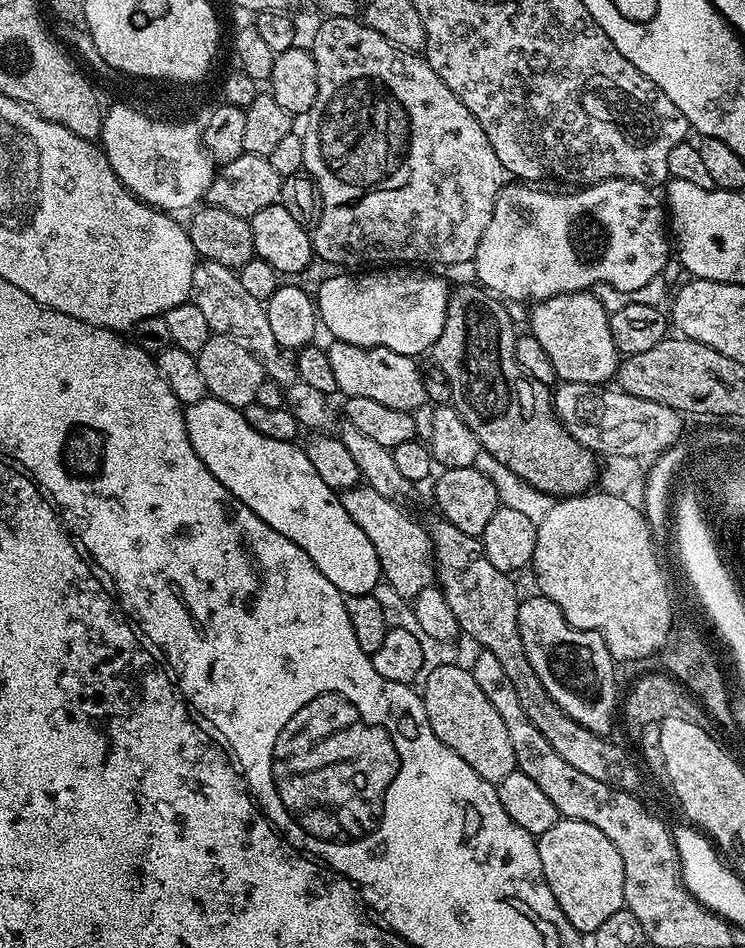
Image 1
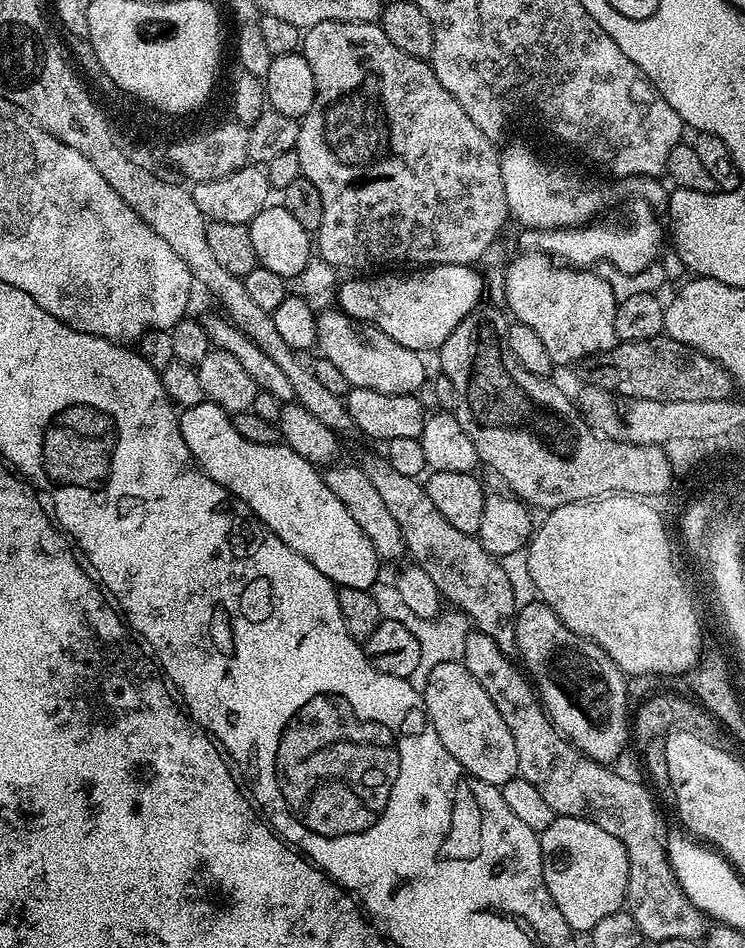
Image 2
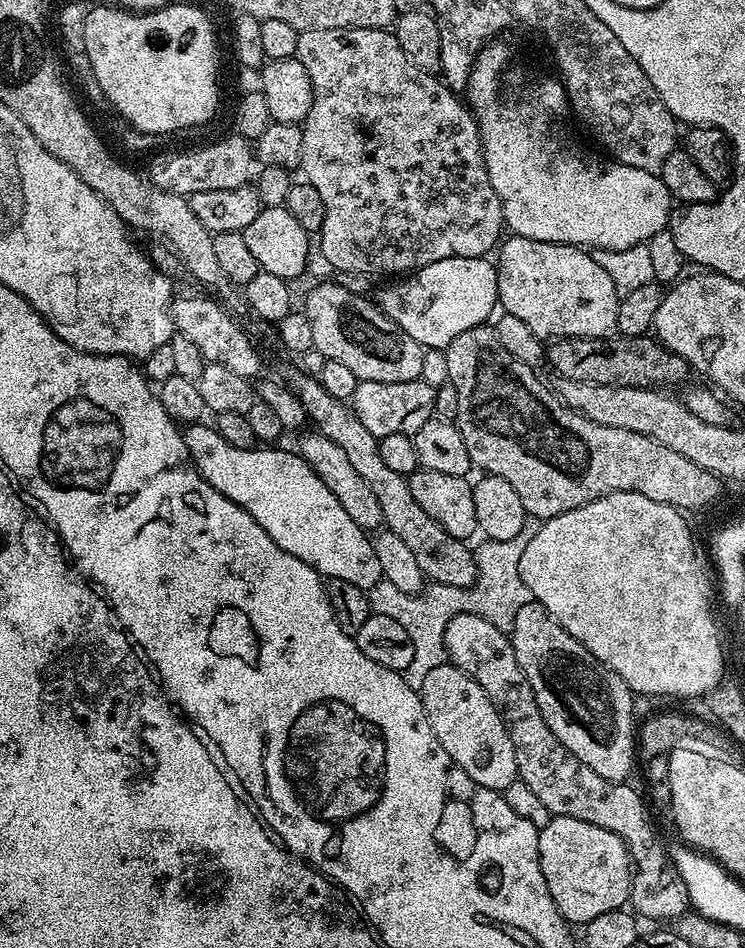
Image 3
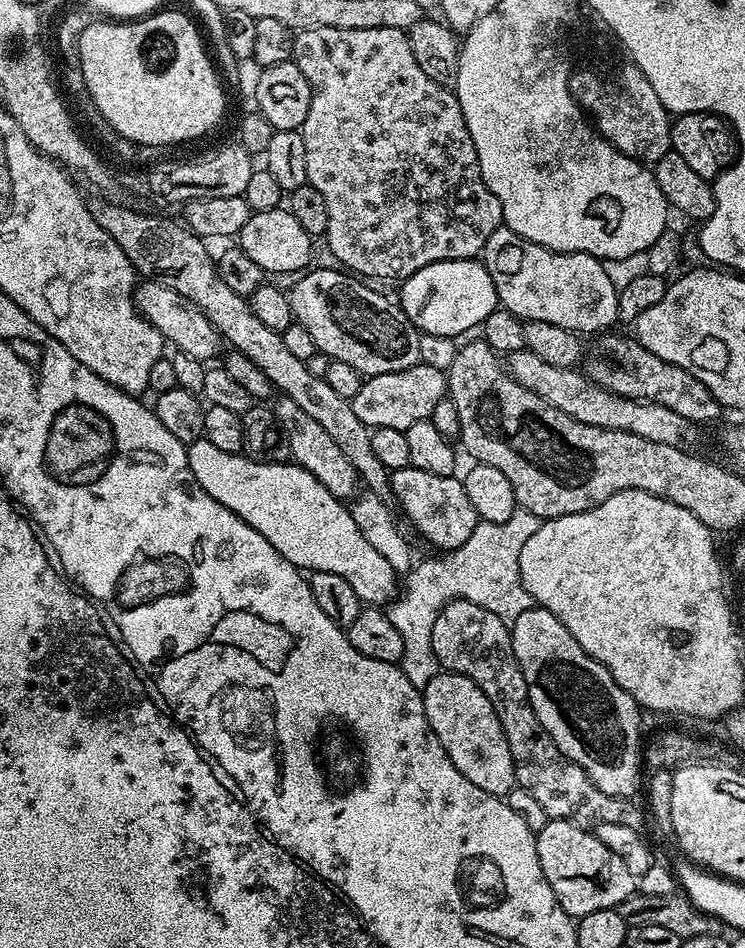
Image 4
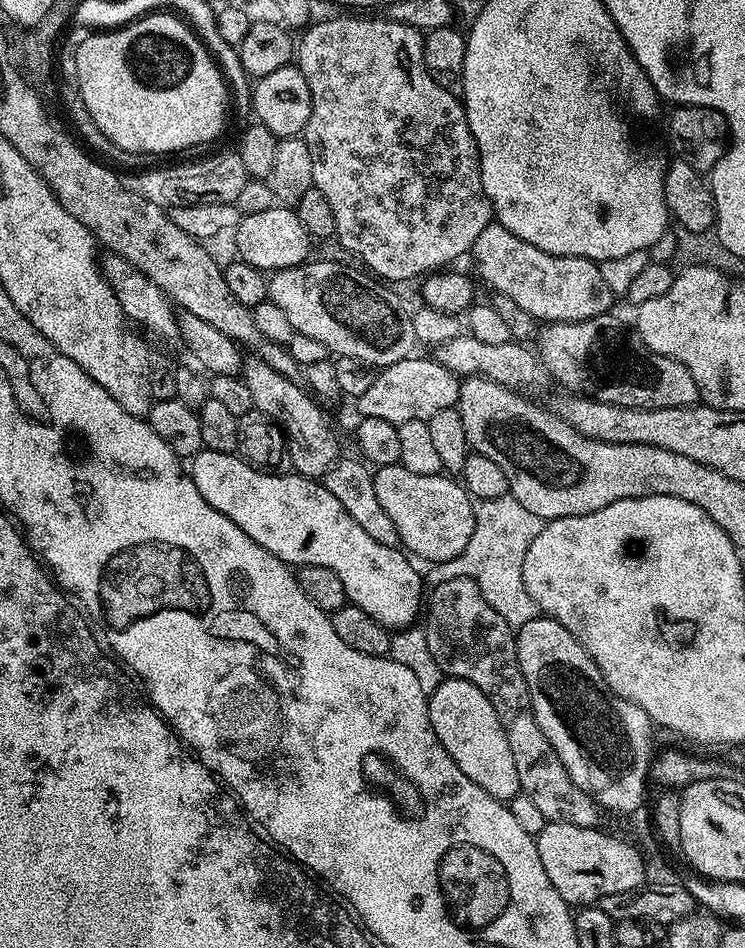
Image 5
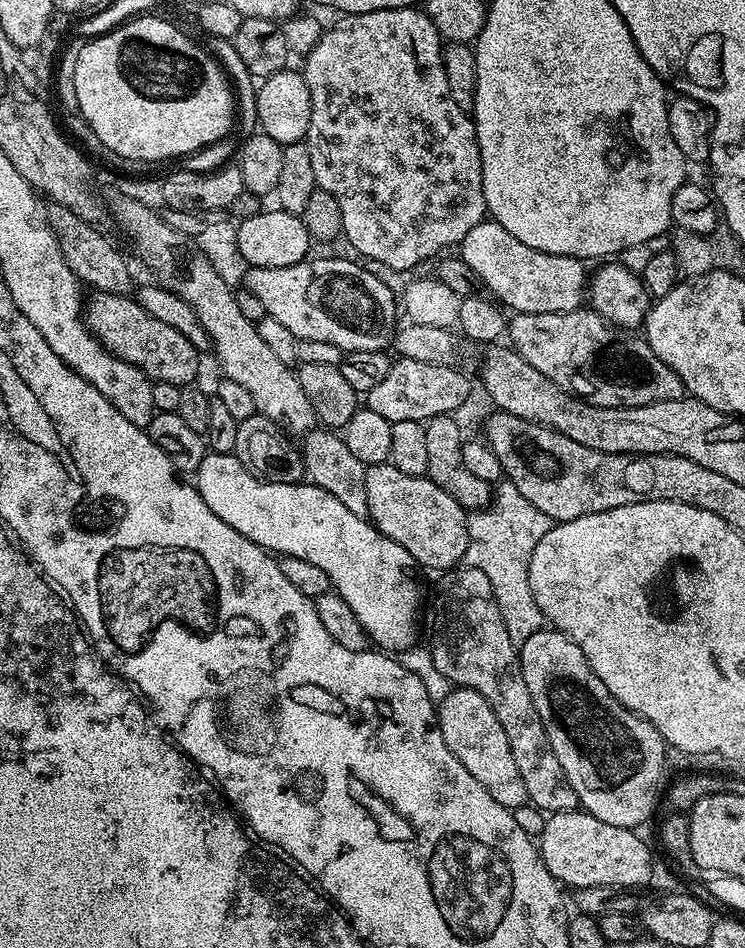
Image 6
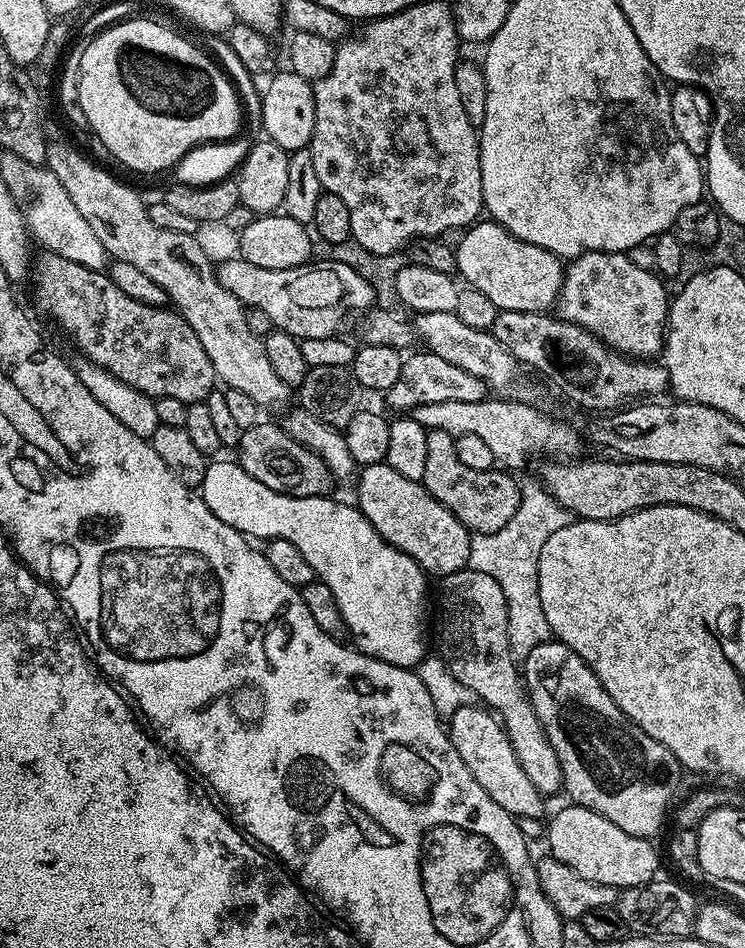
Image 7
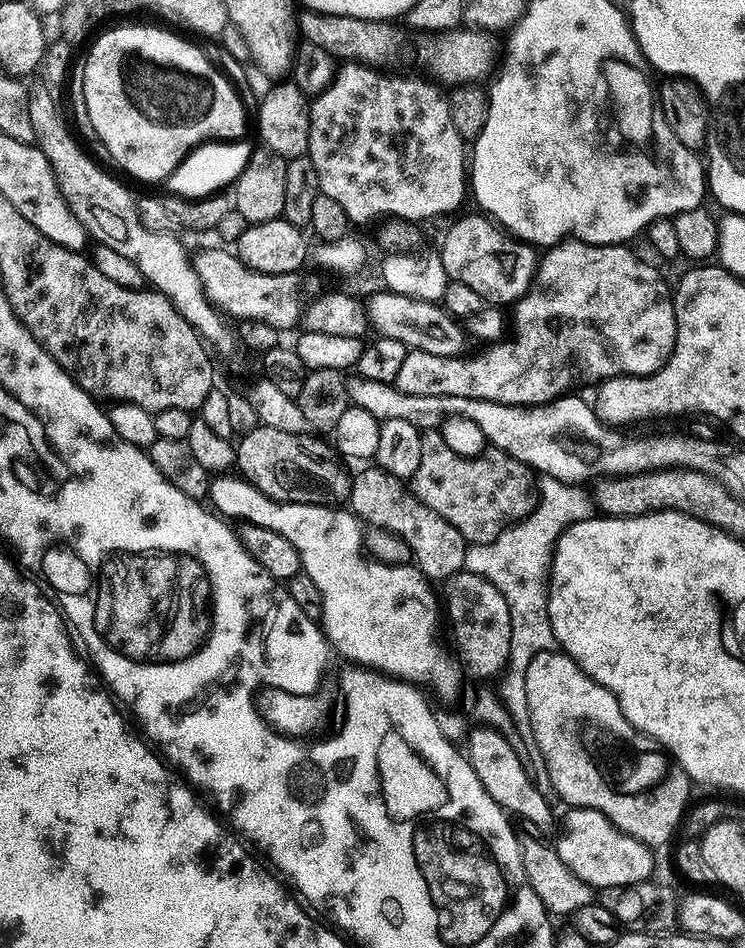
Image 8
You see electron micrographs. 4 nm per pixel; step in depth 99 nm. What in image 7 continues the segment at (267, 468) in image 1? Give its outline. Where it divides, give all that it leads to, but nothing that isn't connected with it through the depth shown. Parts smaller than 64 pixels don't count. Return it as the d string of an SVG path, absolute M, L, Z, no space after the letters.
M213 459L198 492L204 497L208 509L235 532L264 532L265 541L286 538L286 542L291 542L306 557L306 562L310 562L318 579L330 586L331 592L334 593L334 602L338 602L344 627L349 633L353 632L351 643L357 652L373 656L382 662L390 662L399 668L415 669L420 661L425 659L426 652L420 639L424 636L426 573L414 562L414 558L383 540L378 530L374 530L374 526L370 526L368 519L360 513L359 507L332 500L331 495L291 496L275 492L270 490L270 486L262 486L258 478L246 474L246 470L235 459Z

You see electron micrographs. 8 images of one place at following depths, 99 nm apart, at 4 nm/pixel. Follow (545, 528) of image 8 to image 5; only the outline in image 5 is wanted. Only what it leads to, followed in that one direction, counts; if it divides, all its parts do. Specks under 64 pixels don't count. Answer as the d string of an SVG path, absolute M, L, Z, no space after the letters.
M510 494L479 501L476 504L474 534L470 534L466 550L462 550L458 558L435 565L435 579L441 581L448 580L451 576L469 576L482 590L486 602L490 602L494 610L502 614L511 628L518 630L526 626L526 622L541 615L541 610L526 591L526 582L522 582L522 562L526 558L530 542L534 542L534 538L542 534L545 523L538 514L530 514L530 510L526 510L526 506L522 506L522 502L518 502Z

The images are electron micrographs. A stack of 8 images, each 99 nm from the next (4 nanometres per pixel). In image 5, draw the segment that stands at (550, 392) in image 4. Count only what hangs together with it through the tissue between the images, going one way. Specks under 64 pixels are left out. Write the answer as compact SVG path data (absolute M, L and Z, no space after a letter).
M461 334L450 338L450 342L435 345L434 359L461 378L484 376L513 390L540 388L550 380L548 369L539 355L524 342L502 342L499 346L490 346L487 342L478 342L478 338Z

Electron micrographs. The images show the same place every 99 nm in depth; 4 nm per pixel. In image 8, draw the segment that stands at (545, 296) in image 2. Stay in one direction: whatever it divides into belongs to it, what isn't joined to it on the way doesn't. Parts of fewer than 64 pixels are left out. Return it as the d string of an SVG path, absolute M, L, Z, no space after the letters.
M461 215L456 218L461 220L456 220L449 226L438 258L449 280L466 282L466 286L478 290L478 294L482 294L482 298L489 305L515 305L532 287L532 278L536 275L538 263L537 249L533 245L525 244L523 240L517 240L487 215L475 215Z

